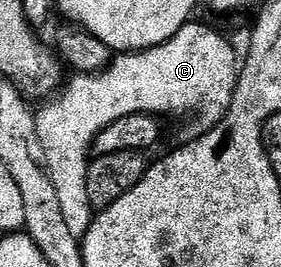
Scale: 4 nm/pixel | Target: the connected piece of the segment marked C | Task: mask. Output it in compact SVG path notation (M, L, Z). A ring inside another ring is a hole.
M193 19L161 45L138 53L114 56L112 63L102 73L70 76L70 81L68 78L67 84L60 90L59 95L54 96L48 103L42 104L45 106L42 109L38 108L36 115L39 147L43 147L45 170L51 175L51 183L55 183L55 196L59 198L59 208L63 210L63 219L71 235L79 239L84 238L89 230L89 224L94 219L95 211L89 206L85 184L93 140L108 124L115 123L116 120L127 115L170 113L173 117L193 117L189 121L190 134L193 137L202 137L222 121L225 112L231 107L237 90L238 72L239 53L237 57L232 43L227 38L220 37L211 26L200 25L197 19Z

